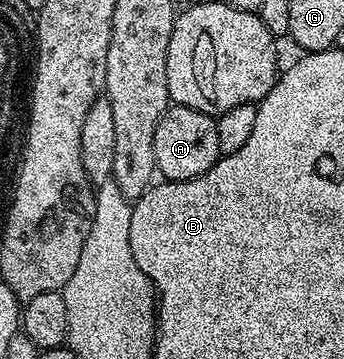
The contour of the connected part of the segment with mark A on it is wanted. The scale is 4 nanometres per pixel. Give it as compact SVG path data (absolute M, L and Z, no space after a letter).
M170 104L155 127L157 173L166 181L186 181L203 175L222 156L214 114L195 111L186 105Z

